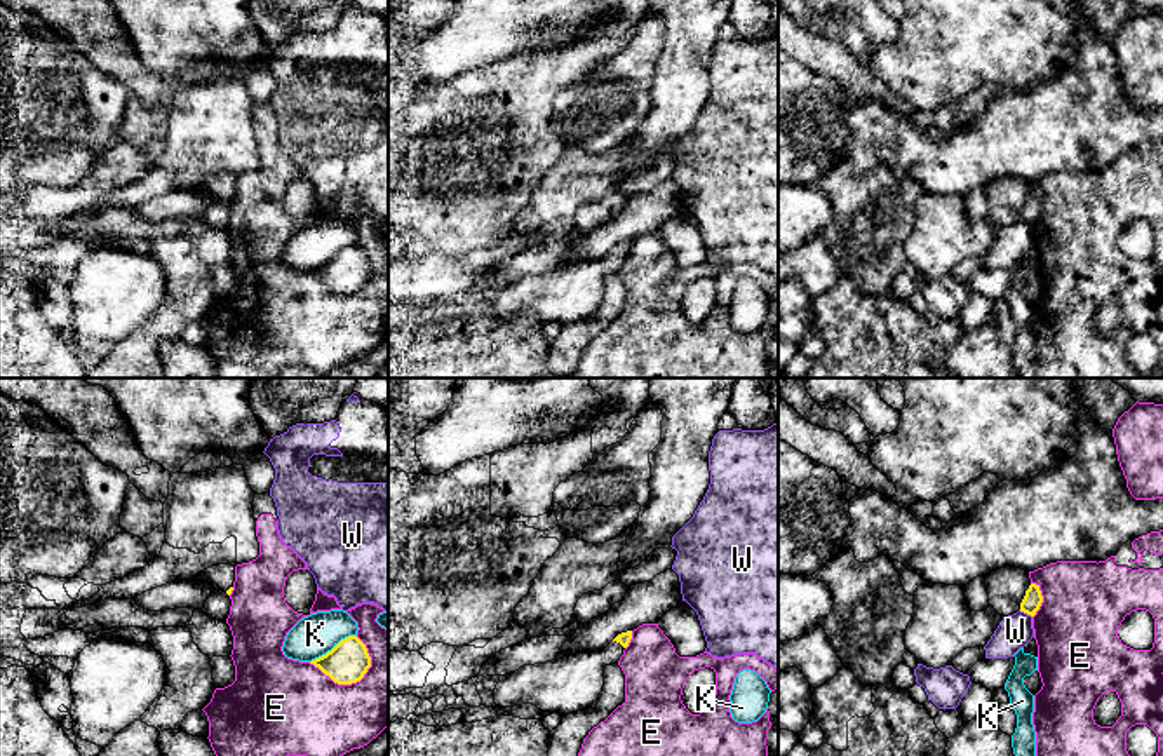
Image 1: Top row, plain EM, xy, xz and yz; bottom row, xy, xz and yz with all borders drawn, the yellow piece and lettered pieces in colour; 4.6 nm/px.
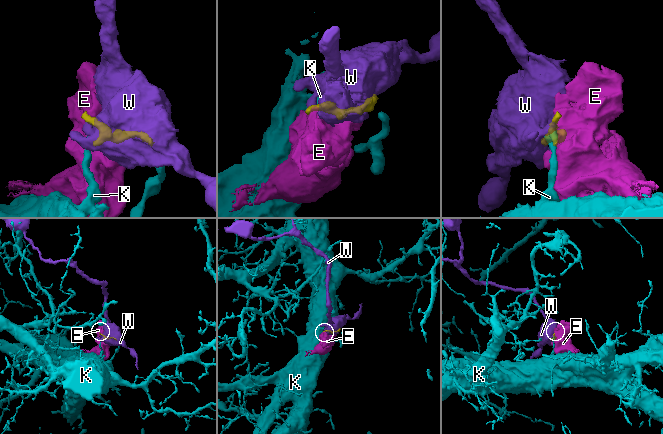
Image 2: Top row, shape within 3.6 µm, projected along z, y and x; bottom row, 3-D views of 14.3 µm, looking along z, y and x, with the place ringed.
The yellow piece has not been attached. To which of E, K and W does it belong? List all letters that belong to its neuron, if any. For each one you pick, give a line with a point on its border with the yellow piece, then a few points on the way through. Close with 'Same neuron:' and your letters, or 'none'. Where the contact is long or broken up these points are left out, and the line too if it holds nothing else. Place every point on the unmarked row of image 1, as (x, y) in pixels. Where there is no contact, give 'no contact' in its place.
Same neuron: none

